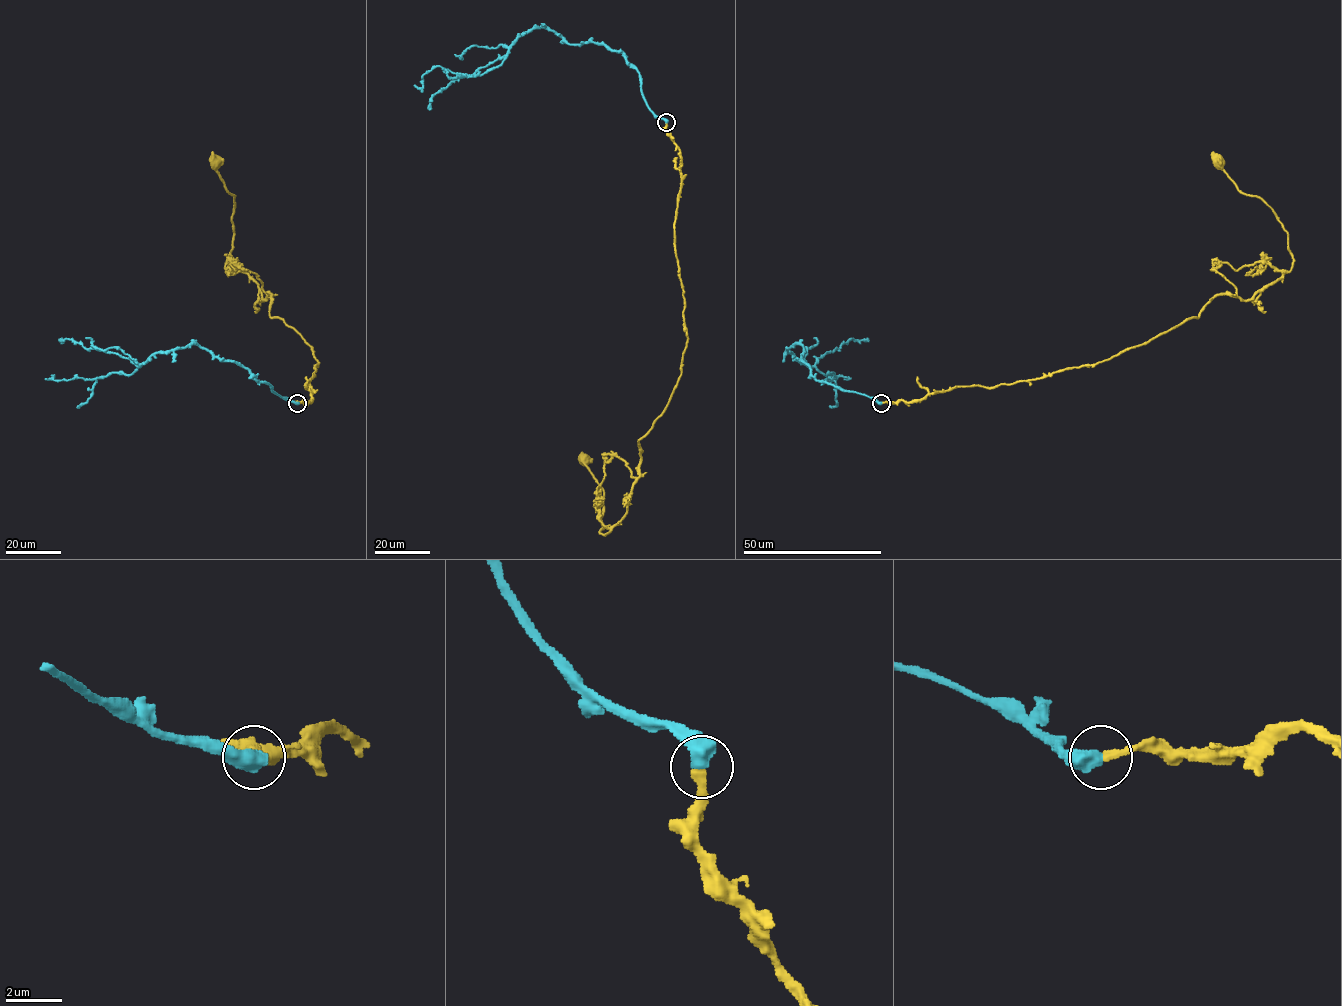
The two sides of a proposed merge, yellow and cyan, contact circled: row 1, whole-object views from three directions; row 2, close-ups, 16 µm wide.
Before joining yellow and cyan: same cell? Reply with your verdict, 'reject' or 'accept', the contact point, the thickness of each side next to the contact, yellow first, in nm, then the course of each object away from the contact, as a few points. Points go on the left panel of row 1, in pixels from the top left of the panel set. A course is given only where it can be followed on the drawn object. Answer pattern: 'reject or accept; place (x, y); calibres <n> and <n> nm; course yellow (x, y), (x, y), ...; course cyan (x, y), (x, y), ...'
accept; place (297, 403); calibres 340 and 550 nm; course yellow (297, 403), (312, 400), (318, 363), (231, 255), (234, 195), (215, 161); course cyan (297, 403), (259, 382), (234, 361), (215, 357), (191, 344), (154, 353), (130, 374), (45, 379)

